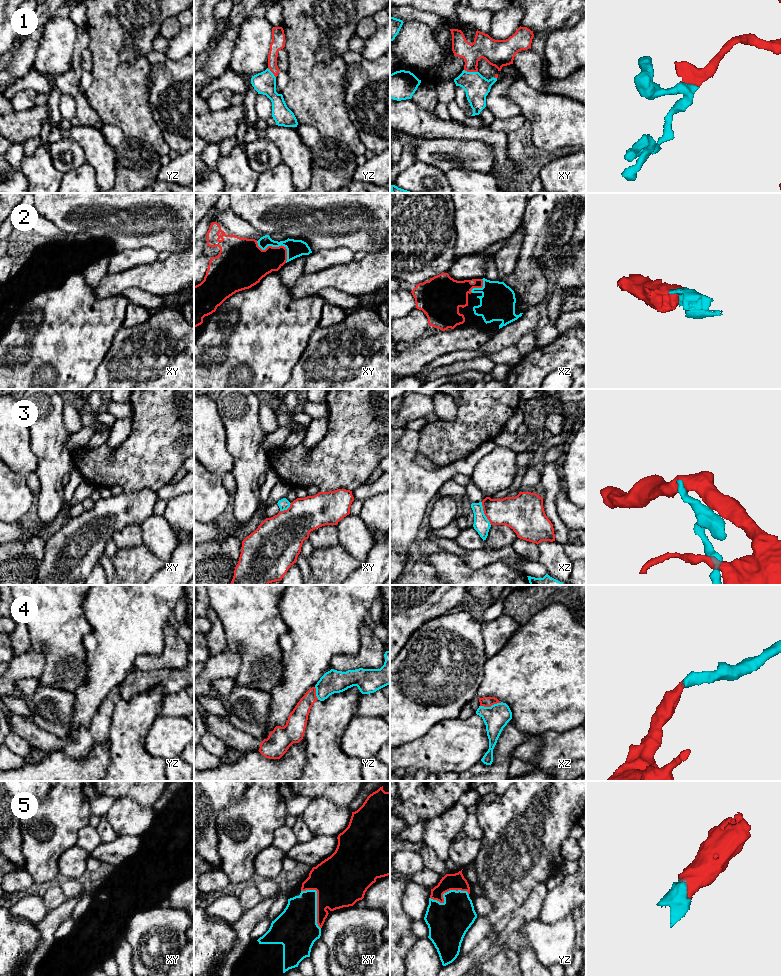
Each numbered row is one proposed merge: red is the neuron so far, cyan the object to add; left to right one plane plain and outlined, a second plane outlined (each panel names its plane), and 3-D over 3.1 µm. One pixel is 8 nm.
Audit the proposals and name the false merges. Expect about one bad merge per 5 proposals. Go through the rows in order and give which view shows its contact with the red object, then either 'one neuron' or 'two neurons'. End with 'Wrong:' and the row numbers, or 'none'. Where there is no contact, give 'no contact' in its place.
1: meets red in xy; one neuron
2: meets red in xy; one neuron
3: meets red in xz; two neurons
4: meets red in xz; one neuron
5: meets red in xy; one neuron
Wrong: 3

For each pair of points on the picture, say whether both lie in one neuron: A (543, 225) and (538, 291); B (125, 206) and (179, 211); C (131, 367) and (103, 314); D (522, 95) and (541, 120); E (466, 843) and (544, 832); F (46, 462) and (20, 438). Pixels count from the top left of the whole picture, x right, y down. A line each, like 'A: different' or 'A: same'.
A: same
B: same
C: different
D: same
E: different
F: different

